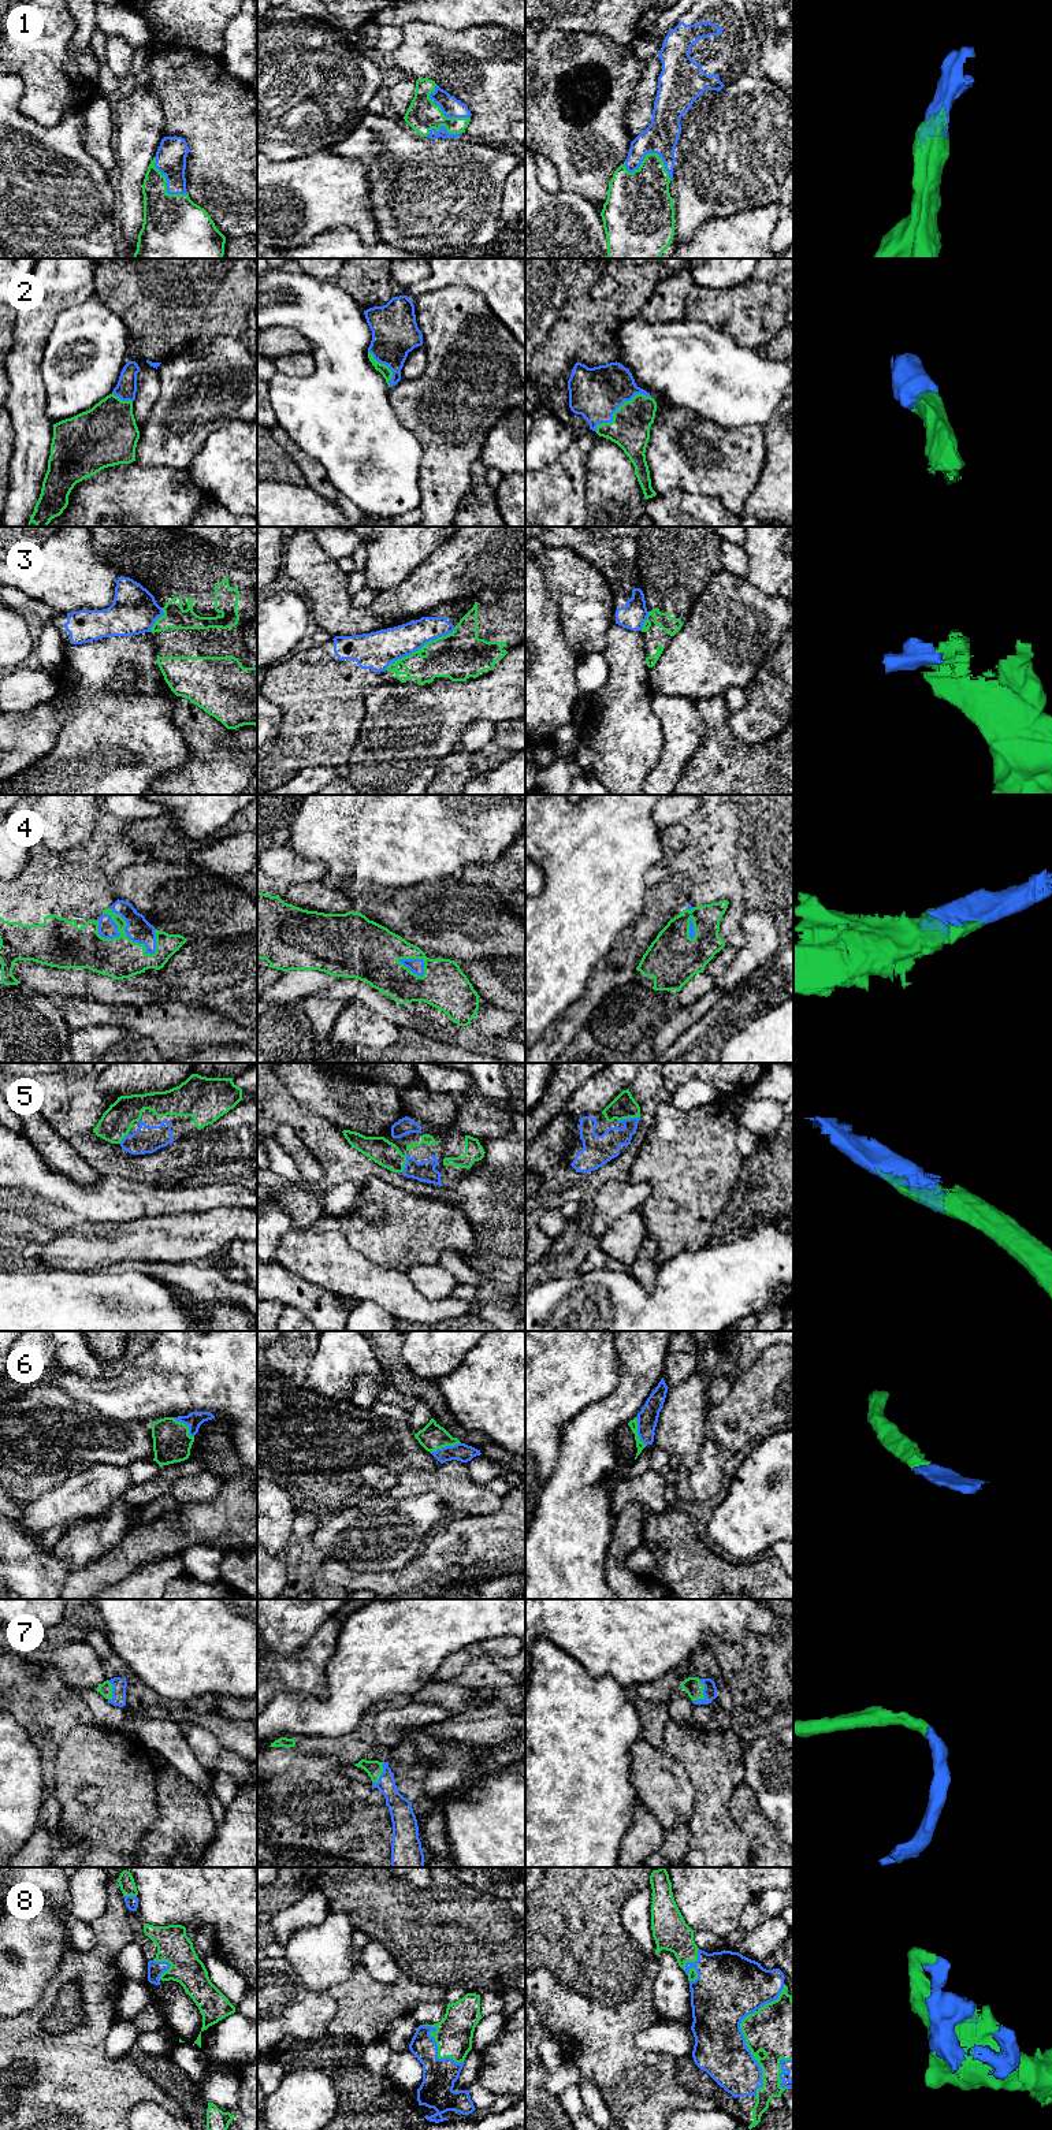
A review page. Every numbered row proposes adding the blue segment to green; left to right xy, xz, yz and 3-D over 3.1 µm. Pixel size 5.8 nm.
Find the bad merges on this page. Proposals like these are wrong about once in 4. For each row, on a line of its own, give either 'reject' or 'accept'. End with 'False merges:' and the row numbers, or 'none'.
1: accept
2: accept
3: reject
4: accept
5: accept
6: accept
7: accept
8: accept
False merges: 3

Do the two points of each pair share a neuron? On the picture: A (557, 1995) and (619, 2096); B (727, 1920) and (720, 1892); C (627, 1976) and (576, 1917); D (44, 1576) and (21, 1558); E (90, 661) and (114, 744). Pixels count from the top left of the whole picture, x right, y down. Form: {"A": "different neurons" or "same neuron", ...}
{"A": "same neuron", "B": "same neuron", "C": "same neuron", "D": "same neuron", "E": "same neuron"}

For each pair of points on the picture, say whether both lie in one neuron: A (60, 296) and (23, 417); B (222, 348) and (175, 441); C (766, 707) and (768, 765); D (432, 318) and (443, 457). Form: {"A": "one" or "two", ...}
{"A": "one", "B": "one", "C": "two", "D": "one"}

